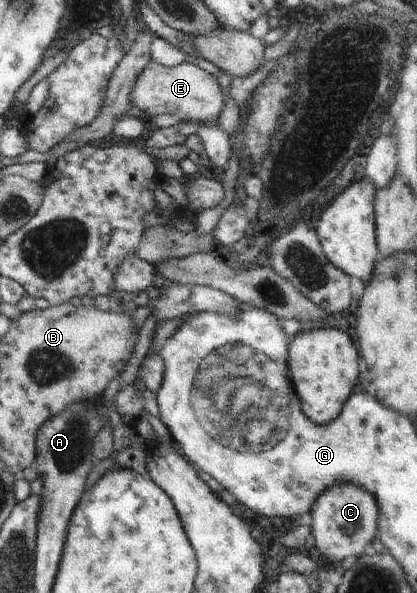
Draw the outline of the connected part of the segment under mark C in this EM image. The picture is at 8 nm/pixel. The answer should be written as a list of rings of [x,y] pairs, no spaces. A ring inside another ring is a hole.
[[[342,482],[319,493],[307,520],[318,551],[337,565],[346,565],[346,558],[361,556],[365,553],[364,547],[372,543],[377,535],[378,514],[378,504],[370,492],[359,485]]]

